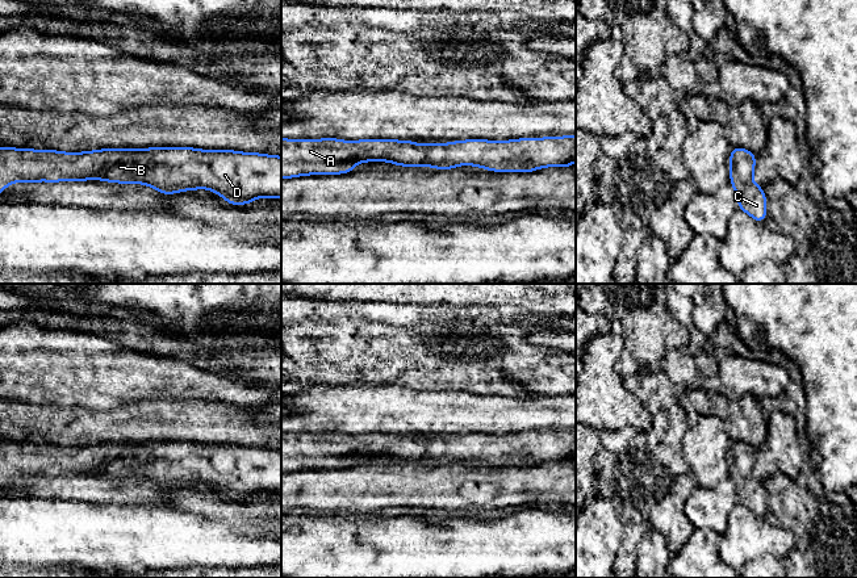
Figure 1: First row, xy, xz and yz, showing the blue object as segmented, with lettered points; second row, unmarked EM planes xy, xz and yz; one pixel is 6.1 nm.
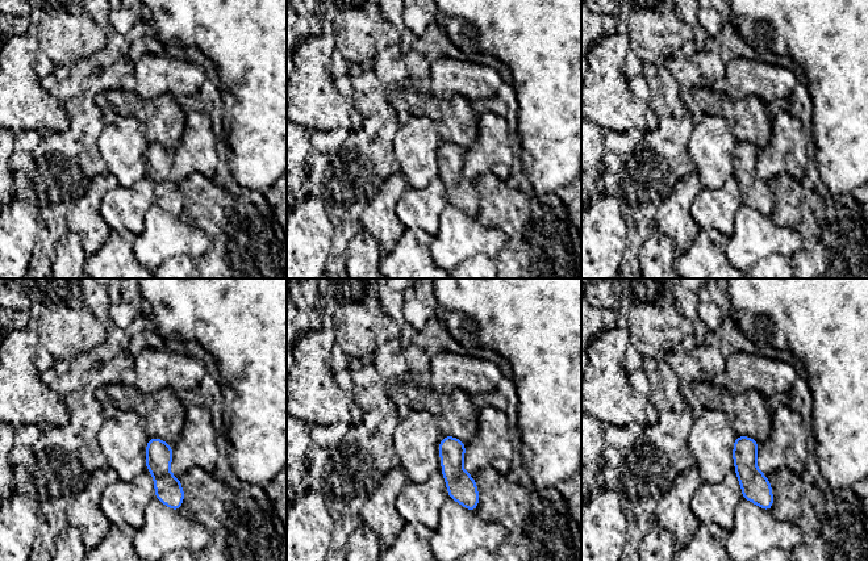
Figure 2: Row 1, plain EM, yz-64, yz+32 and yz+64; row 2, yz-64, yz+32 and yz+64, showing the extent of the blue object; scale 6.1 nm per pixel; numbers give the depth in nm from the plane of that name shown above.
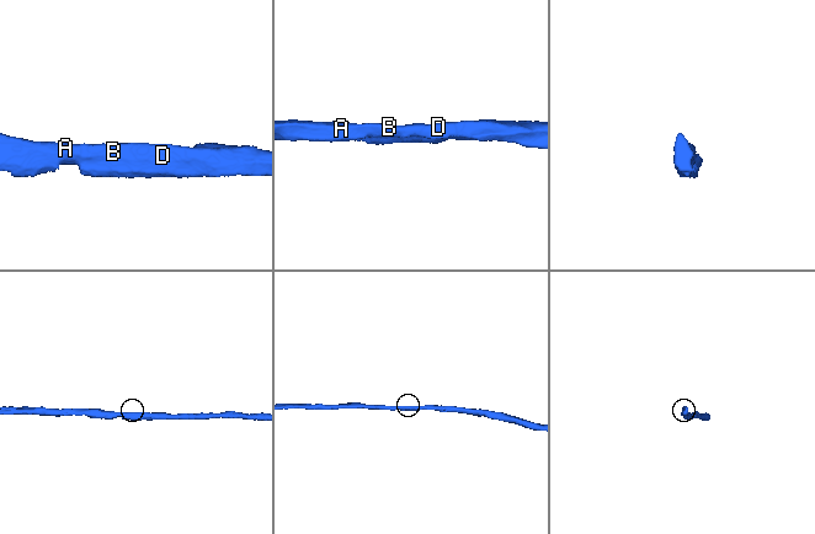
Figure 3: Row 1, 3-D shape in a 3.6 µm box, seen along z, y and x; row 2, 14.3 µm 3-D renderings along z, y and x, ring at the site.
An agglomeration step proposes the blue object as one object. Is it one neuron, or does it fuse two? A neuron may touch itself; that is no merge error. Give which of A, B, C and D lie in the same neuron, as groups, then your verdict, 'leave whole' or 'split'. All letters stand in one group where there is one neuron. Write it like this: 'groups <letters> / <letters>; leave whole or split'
groups A B C D; leave whole

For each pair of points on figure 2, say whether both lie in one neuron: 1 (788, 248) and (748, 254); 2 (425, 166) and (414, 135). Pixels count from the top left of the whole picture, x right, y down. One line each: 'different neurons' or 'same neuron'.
1: same neuron
2: same neuron

